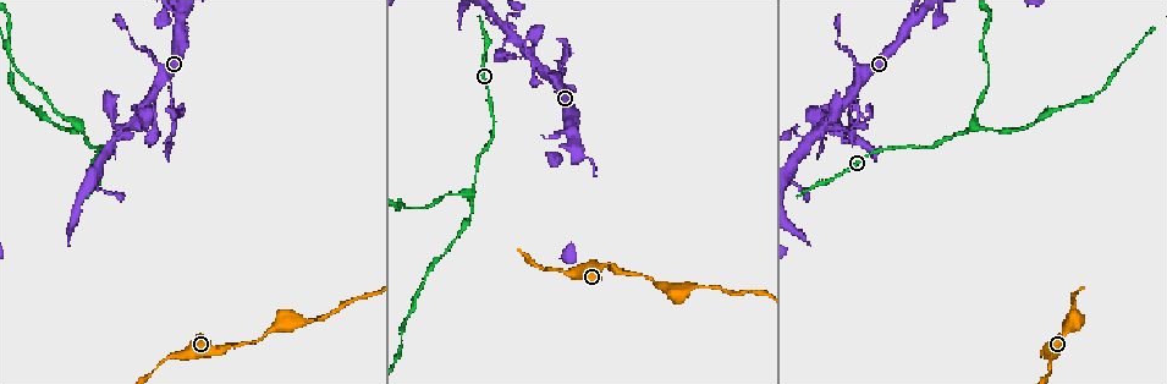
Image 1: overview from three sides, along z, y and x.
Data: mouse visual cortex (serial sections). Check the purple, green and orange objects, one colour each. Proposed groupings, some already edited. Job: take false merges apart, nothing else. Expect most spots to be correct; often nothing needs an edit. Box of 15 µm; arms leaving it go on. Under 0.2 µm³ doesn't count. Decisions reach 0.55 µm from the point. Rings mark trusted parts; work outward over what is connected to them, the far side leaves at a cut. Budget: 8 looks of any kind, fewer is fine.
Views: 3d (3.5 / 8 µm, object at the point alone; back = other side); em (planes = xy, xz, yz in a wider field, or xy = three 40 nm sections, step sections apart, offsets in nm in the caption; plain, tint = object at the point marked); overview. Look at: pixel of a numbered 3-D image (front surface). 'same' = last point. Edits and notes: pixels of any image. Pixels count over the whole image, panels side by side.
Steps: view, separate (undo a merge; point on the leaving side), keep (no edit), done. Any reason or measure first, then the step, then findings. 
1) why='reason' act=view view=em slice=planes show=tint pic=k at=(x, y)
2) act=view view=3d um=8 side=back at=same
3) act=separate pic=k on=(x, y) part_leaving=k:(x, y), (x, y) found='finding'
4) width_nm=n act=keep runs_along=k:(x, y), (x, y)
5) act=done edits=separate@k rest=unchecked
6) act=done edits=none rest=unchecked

act=view view=3d um=3.5 pic=1 at=(857, 97)

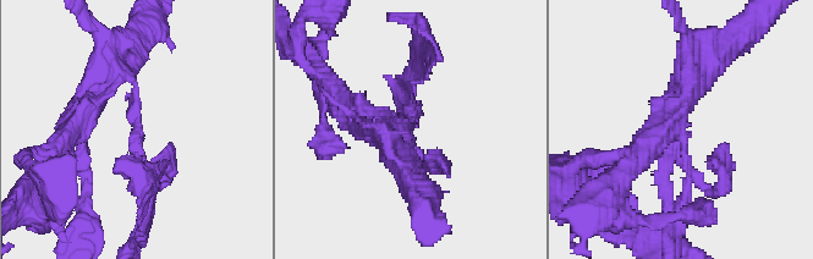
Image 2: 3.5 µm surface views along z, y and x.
arm_widths_nm=150,350 why='shape alone is not enough' act=view view=em slice=xy step=2 show=tint pic=2 at=(132, 114)

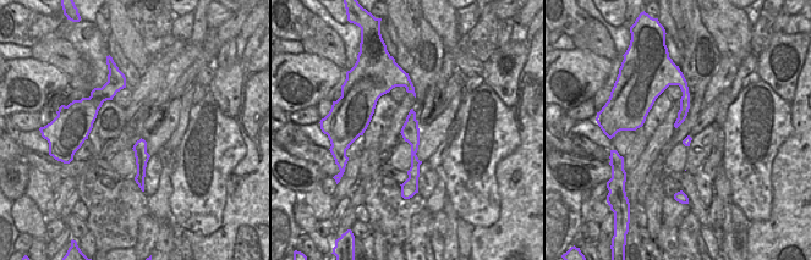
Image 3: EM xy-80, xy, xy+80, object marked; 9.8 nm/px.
act=separate pic=2 on=(665, 160) part_leaving=2:(137, 122), (144, 182), (137, 238) found='two cells meet here'

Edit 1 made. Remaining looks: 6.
why='abrupt turn' act=view view=3d um=3.5 pic=1 at=(528, 52)

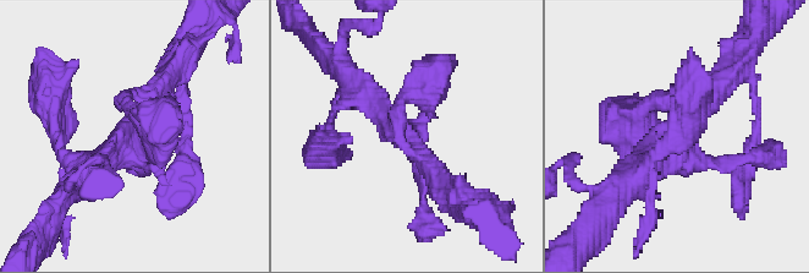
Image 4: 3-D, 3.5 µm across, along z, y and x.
act=view view=em slice=xy step=5 show=tint pic=4 at=(132, 134)

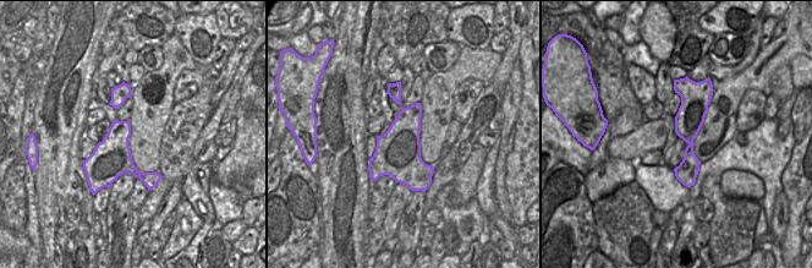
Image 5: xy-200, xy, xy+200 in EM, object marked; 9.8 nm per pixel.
act=keep runs_along=5:(684, 88), (690, 97), (690, 182) found='one cell here'

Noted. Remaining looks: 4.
act=view view=3d um=3.5 pic=1 at=(473, 195)

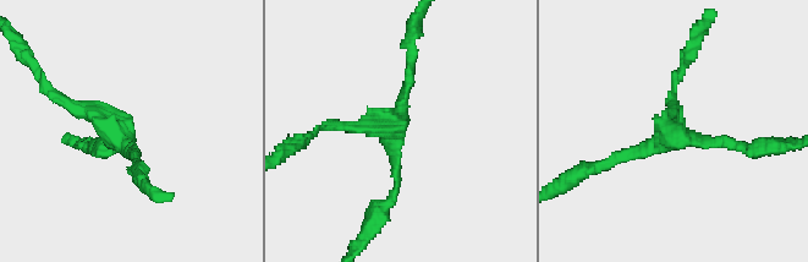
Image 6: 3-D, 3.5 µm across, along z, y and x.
act=view view=em slice=xy step=5 show=plain pic=6 at=(668, 136)

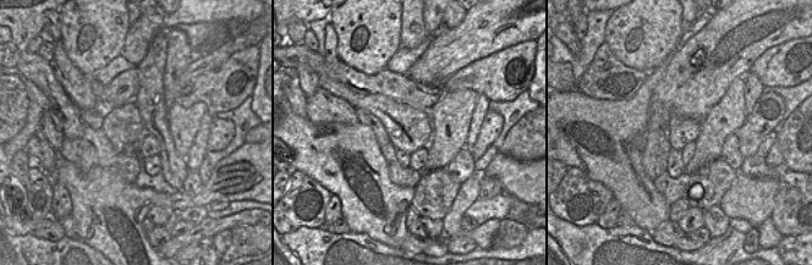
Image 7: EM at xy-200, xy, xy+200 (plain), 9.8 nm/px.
act=view view=em slice=xy step=5 show=tint at=same

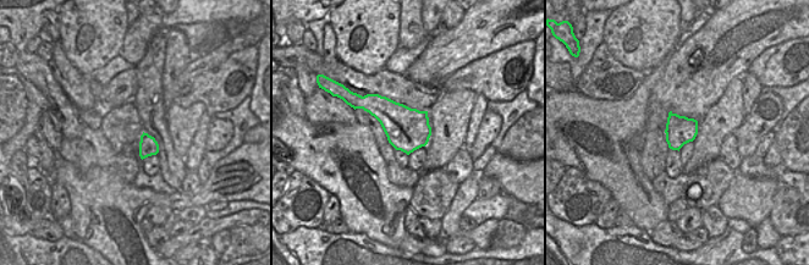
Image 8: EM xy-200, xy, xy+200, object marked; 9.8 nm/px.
act=keep runs_along=6:(600, 168), (669, 135), (751, 149) found='one cell here'

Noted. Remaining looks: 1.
act=done edits=separate@2 rest=unchecked

